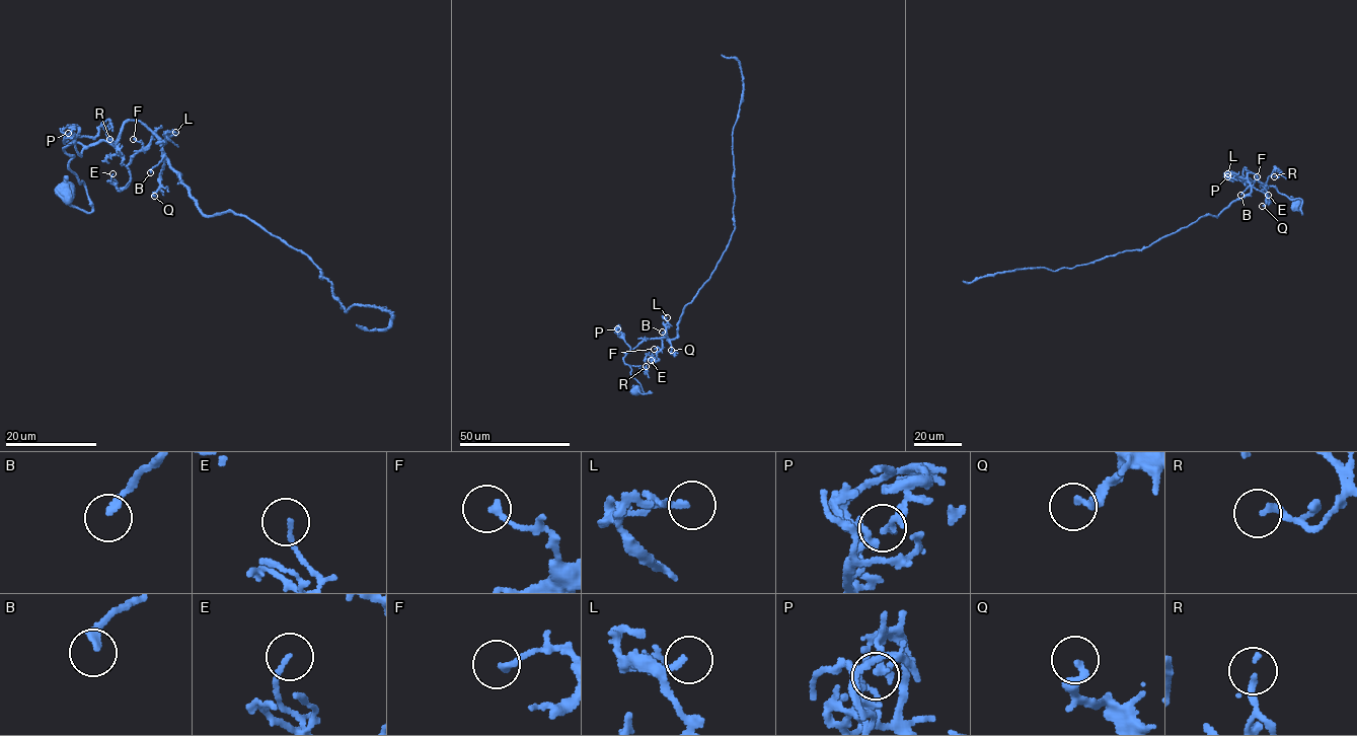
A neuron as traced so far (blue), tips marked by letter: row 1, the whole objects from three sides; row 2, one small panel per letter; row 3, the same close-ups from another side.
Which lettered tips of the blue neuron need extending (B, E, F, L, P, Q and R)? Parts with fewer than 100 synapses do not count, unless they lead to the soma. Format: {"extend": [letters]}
{"extend": []}

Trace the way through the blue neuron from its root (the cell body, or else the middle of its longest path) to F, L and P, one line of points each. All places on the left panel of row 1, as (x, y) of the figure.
F: (68, 194), (91, 211), (63, 147), (115, 141), (128, 121), (154, 132), (145, 147), (133, 139)
L: (68, 194), (91, 211), (63, 147), (115, 141), (128, 121), (162, 142), (175, 132)
P: (68, 194), (91, 211), (63, 147), (83, 145), (80, 155), (71, 137), (64, 141), (68, 133)

